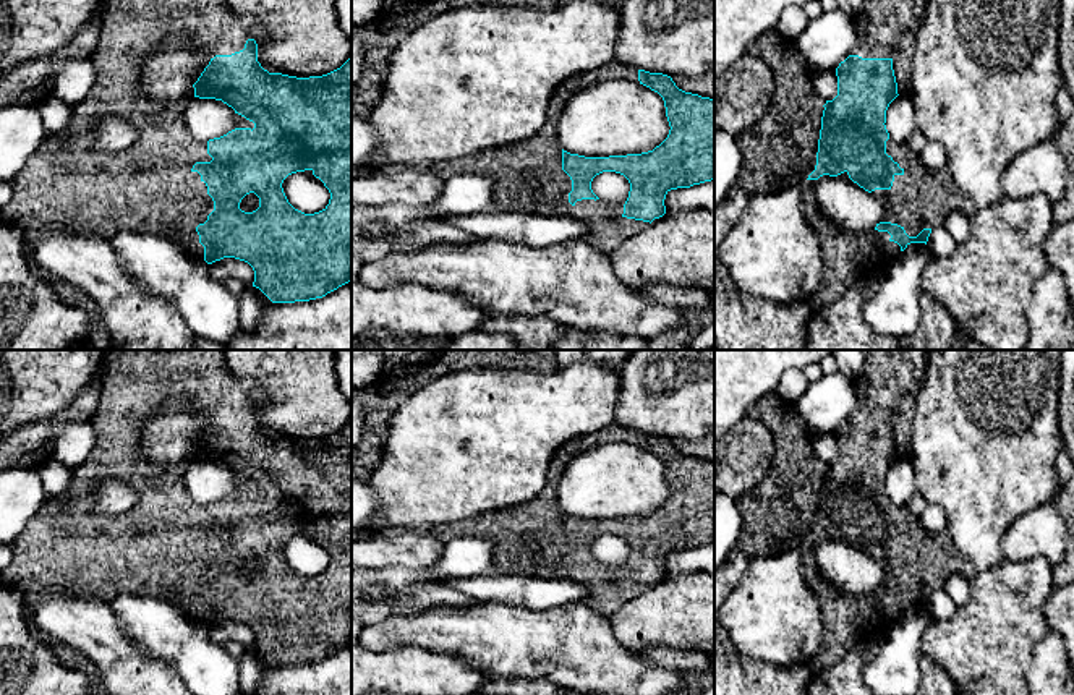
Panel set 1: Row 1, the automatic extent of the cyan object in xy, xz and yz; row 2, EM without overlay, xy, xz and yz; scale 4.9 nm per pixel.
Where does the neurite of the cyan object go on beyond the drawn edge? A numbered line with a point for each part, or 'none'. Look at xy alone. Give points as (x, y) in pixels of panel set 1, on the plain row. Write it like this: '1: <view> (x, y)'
1: xy (149, 551)

